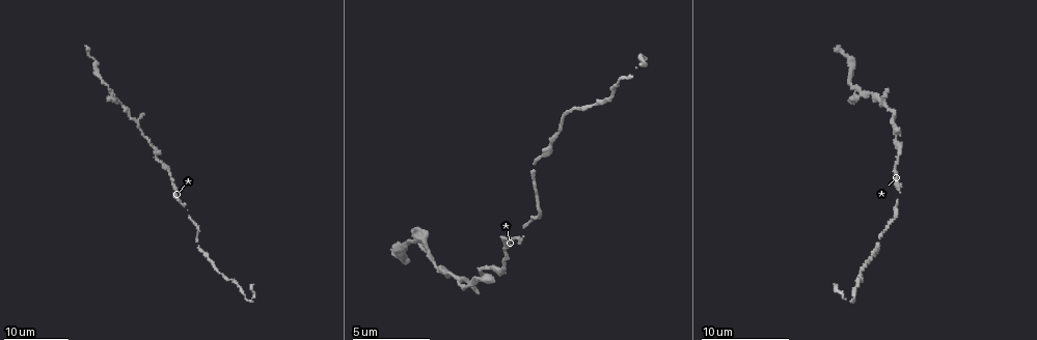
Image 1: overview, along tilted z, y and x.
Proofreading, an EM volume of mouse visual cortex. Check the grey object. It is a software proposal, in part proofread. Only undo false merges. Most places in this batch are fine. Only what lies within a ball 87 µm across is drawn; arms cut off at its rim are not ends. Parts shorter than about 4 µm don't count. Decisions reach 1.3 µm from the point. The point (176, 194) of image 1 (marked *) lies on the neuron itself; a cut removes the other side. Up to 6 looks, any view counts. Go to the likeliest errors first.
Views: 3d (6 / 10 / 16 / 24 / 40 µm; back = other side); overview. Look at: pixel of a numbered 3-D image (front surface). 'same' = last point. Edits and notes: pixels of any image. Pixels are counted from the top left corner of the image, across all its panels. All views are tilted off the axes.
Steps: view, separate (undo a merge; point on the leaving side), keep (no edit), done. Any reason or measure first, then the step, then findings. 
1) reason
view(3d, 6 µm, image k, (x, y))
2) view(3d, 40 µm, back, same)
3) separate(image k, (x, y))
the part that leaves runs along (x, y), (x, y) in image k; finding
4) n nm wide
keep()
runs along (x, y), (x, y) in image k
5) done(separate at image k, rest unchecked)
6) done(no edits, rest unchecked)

thin neck
view(3d, 24 µm, image 1, (868, 94))

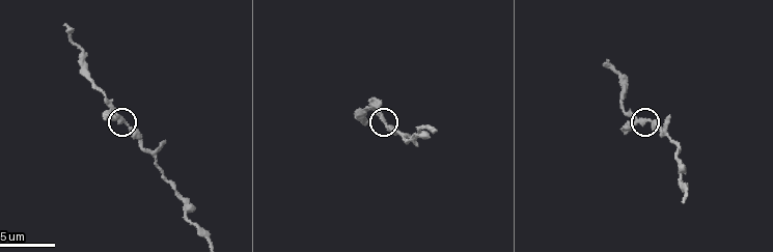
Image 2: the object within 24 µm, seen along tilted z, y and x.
view(3d, 10 µm, image 2, (385, 126))

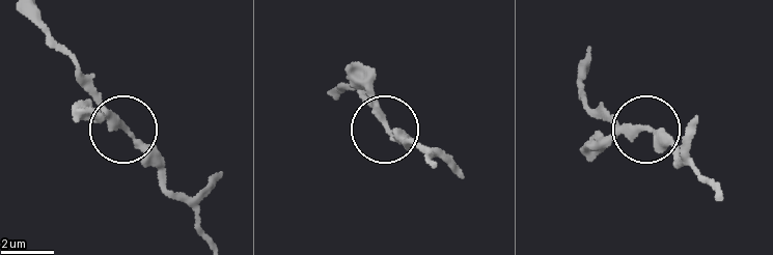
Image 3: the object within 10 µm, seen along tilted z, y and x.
230 nm wide
keep()
runs along (210, 239), (155, 161), (83, 85) in image 3; all the same neuron

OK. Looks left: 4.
a narrow waist
view(3d, 16 µm, image 2, (681, 182))

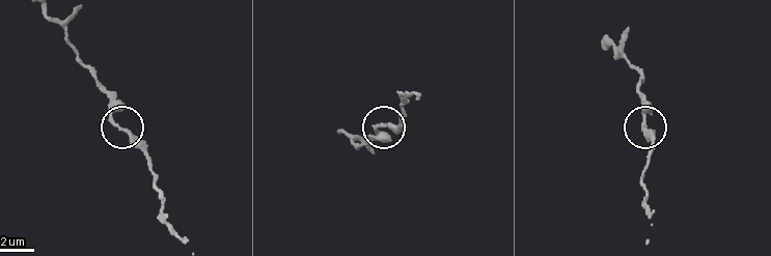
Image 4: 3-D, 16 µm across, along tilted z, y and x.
keep()
all the same neuron

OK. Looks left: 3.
view(3d, 16 µm, image 2, (83, 55))

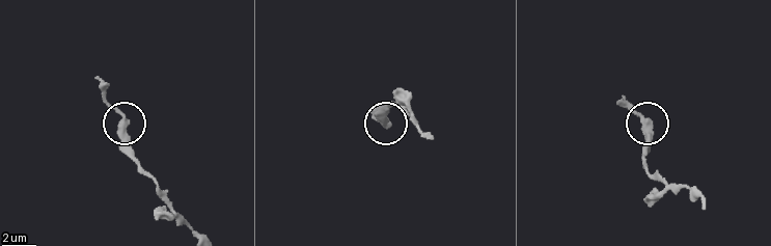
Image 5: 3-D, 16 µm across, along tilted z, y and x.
380 nm wide
keep()
runs along (703, 200), (651, 173), (644, 162), (648, 125), (626, 107) in image 5; continuous, no second neuron

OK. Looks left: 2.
done(no edits, rest unchecked)

